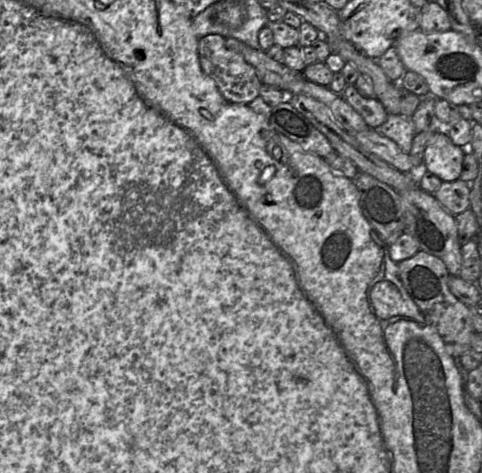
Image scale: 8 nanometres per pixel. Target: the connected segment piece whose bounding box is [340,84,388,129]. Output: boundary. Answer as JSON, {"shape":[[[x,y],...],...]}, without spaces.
{"shape":[[[347,84],[340,95],[362,116],[369,128],[377,128],[386,121],[388,113],[381,102],[362,95],[354,84]]]}

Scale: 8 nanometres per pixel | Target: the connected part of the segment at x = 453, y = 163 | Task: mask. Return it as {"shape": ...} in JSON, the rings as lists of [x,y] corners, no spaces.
{"shape":[[[445,130],[436,131],[424,151],[421,167],[444,182],[452,182],[460,177],[464,155],[465,150],[455,145]]]}

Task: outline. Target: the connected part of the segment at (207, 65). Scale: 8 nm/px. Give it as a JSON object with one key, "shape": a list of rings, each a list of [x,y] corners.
{"shape":[[[208,34],[198,40],[198,56],[204,73],[216,84],[222,96],[230,102],[249,104],[259,96],[261,82],[255,68],[238,52],[226,46],[226,38]]]}

